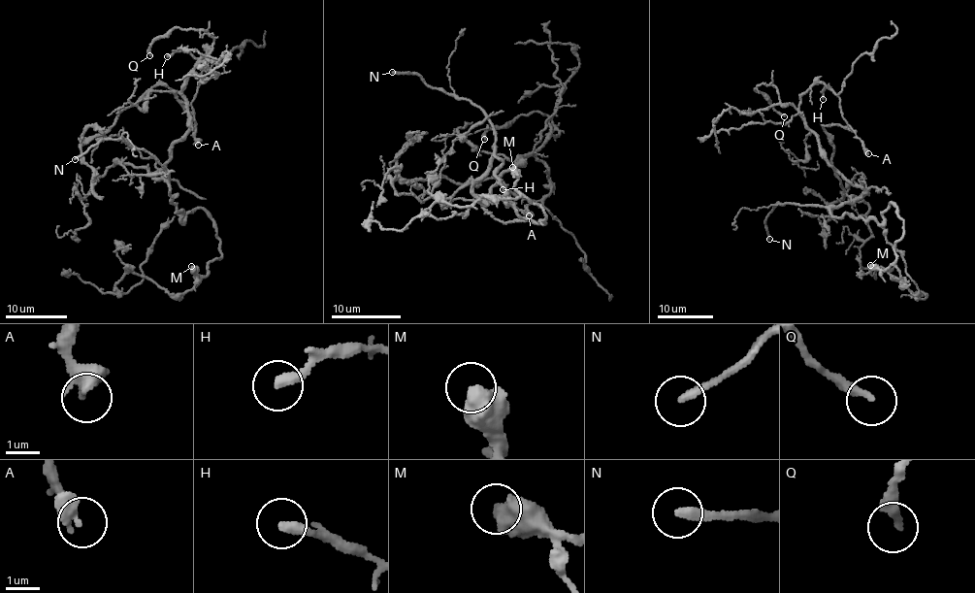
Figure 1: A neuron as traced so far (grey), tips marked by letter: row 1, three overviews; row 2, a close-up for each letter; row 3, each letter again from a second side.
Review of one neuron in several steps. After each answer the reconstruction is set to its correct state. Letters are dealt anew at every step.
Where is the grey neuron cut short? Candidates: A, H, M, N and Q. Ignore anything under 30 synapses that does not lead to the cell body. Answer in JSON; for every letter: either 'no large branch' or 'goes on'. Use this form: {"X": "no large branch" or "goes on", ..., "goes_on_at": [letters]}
{"A": "no large branch", "H": "no large branch", "M": "goes on", "N": "goes on", "Q": "no large branch", "goes_on_at": ["M", "N"]}

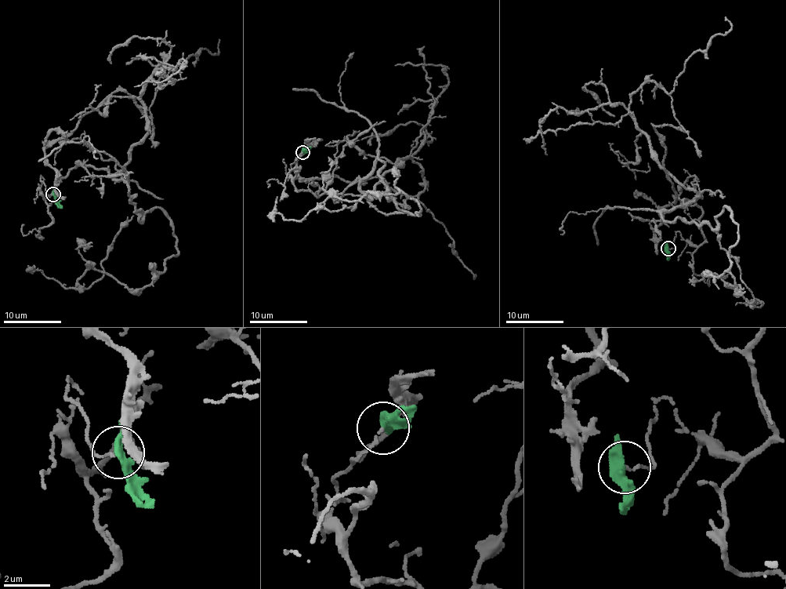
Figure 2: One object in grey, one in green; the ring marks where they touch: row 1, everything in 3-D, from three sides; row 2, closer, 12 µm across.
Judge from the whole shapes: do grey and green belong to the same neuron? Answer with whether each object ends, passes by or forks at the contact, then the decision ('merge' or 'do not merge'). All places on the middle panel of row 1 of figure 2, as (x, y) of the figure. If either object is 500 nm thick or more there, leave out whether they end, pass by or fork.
grey ends; green passes by; do not merge

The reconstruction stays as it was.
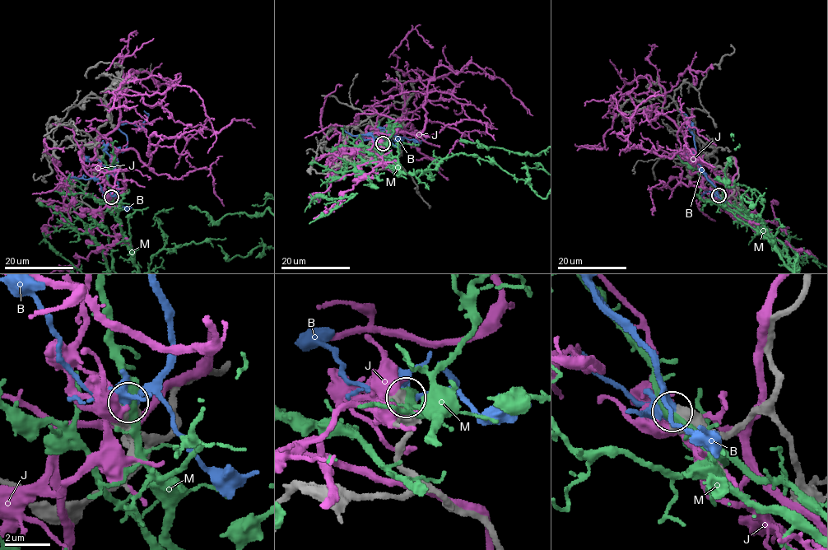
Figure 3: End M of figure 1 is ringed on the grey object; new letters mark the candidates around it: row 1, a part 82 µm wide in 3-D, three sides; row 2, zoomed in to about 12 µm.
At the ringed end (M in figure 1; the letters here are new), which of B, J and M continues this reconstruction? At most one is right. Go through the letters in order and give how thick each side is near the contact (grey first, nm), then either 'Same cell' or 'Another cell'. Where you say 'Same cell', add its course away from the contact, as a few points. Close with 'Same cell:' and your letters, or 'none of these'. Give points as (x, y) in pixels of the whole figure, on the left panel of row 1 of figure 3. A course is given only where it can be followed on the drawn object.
B: Thickness 700 nm (grey) against 360 nm. Same cell. Its course: (111, 197), (118, 188), (114, 156), (127, 142), (118, 126), (141, 125), (148, 116), (143, 111)
J: Thickness 750 nm (grey) against 400 nm. Another cell
M: Thickness 900 nm (grey) against 280 nm. Another cell
Same cell: B

